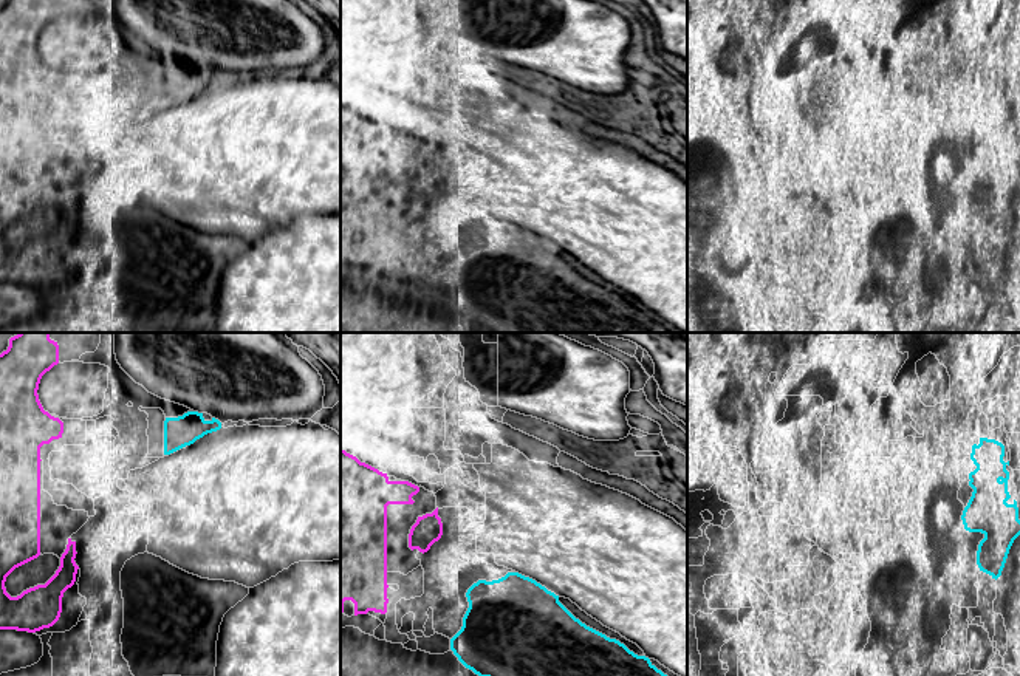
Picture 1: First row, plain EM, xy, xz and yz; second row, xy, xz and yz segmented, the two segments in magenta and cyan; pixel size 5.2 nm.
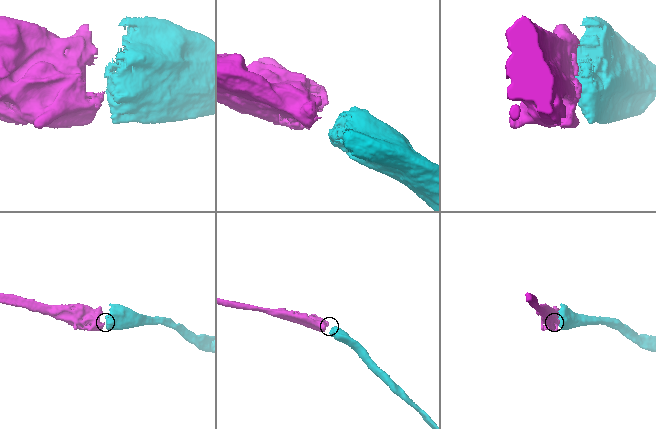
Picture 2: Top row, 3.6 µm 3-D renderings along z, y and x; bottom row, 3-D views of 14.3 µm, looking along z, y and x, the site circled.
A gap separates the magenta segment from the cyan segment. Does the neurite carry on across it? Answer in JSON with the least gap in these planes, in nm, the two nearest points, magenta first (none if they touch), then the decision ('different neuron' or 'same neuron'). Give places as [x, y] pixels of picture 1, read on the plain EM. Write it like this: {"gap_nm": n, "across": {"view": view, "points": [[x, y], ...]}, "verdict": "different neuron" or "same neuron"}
{"gap_nm": 300, "across": {"view": "xz", "points": [[429, 201], [469, 242]]}, "verdict": "same neuron"}

